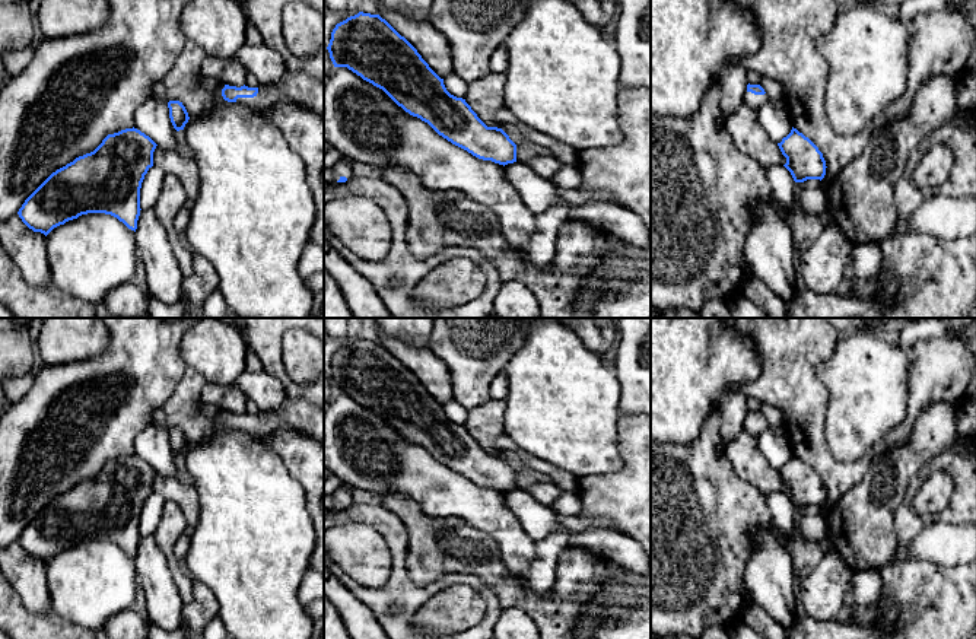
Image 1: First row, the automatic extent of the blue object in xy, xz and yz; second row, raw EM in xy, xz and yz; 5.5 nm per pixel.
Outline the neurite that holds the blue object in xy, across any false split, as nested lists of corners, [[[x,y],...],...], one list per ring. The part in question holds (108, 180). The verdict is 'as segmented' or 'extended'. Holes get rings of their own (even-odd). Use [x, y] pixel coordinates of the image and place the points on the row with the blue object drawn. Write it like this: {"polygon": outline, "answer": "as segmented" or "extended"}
{"polygon": [[[134,127],[108,134],[93,152],[53,172],[25,200],[19,217],[45,236],[88,213],[111,214],[136,232],[140,188],[156,146]]], "answer": "as segmented"}

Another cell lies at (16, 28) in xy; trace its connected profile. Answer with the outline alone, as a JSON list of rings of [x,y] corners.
[[[0,0],[0,54],[23,50],[32,39],[29,0]]]

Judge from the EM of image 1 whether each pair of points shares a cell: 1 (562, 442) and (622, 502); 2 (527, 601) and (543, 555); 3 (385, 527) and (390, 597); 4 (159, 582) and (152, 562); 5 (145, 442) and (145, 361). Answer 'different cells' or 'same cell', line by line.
1: different cells
2: different cells
3: same cell
4: same cell
5: different cells

